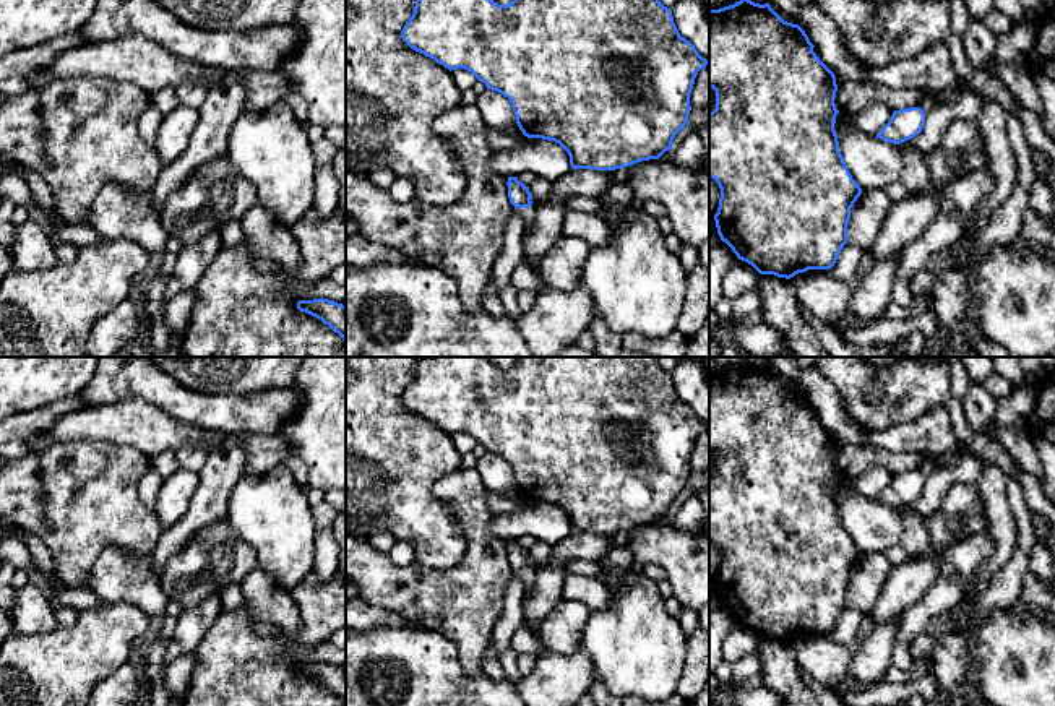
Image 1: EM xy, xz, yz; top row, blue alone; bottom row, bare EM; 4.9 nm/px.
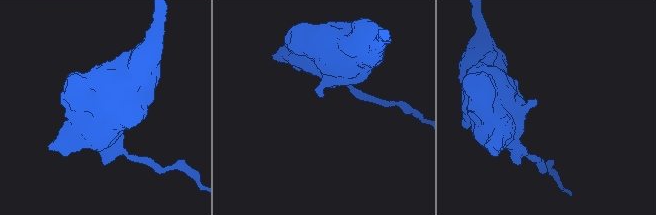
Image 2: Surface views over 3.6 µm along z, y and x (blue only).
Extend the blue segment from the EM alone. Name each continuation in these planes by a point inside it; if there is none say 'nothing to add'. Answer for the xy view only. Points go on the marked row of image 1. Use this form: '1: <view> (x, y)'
nothing to add

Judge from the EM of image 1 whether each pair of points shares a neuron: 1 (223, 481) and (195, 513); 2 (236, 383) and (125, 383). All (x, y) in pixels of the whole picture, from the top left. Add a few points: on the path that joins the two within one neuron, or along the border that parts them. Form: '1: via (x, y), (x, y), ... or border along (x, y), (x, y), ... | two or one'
1: via (215, 489), (203, 505) | one
2: border along (166, 374), (185, 388), (216, 393) | two

